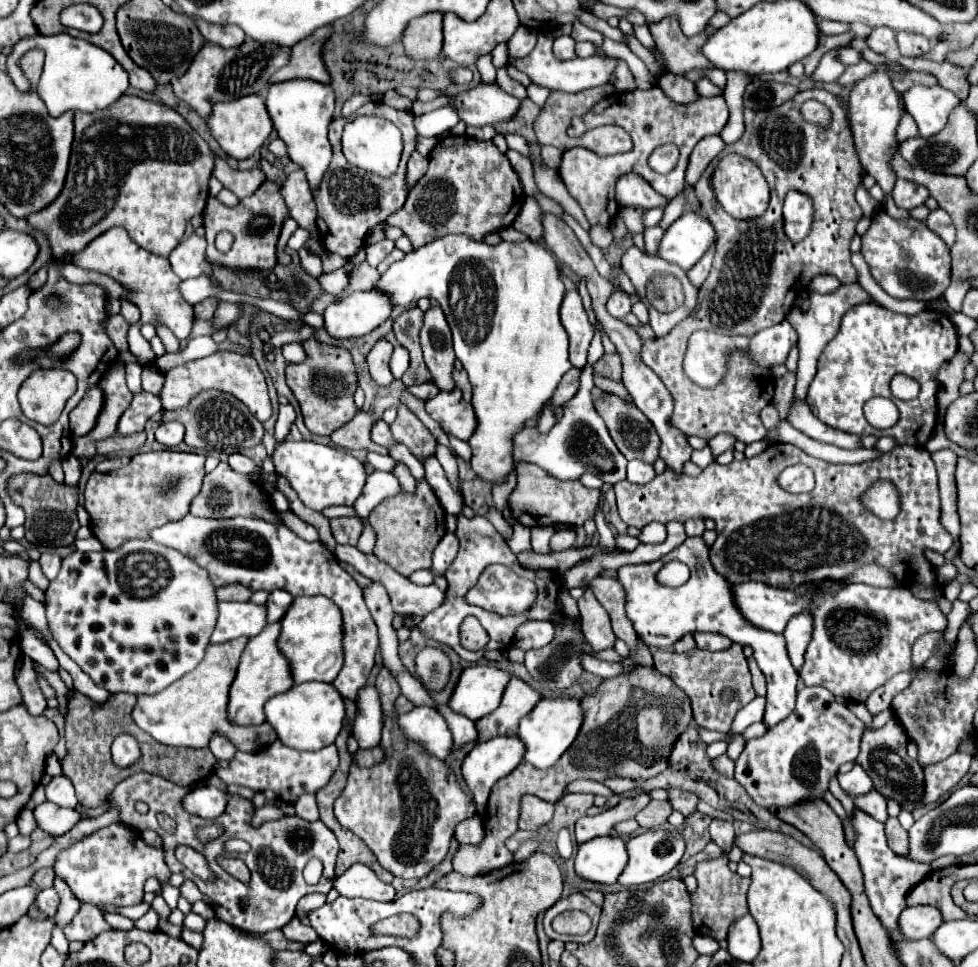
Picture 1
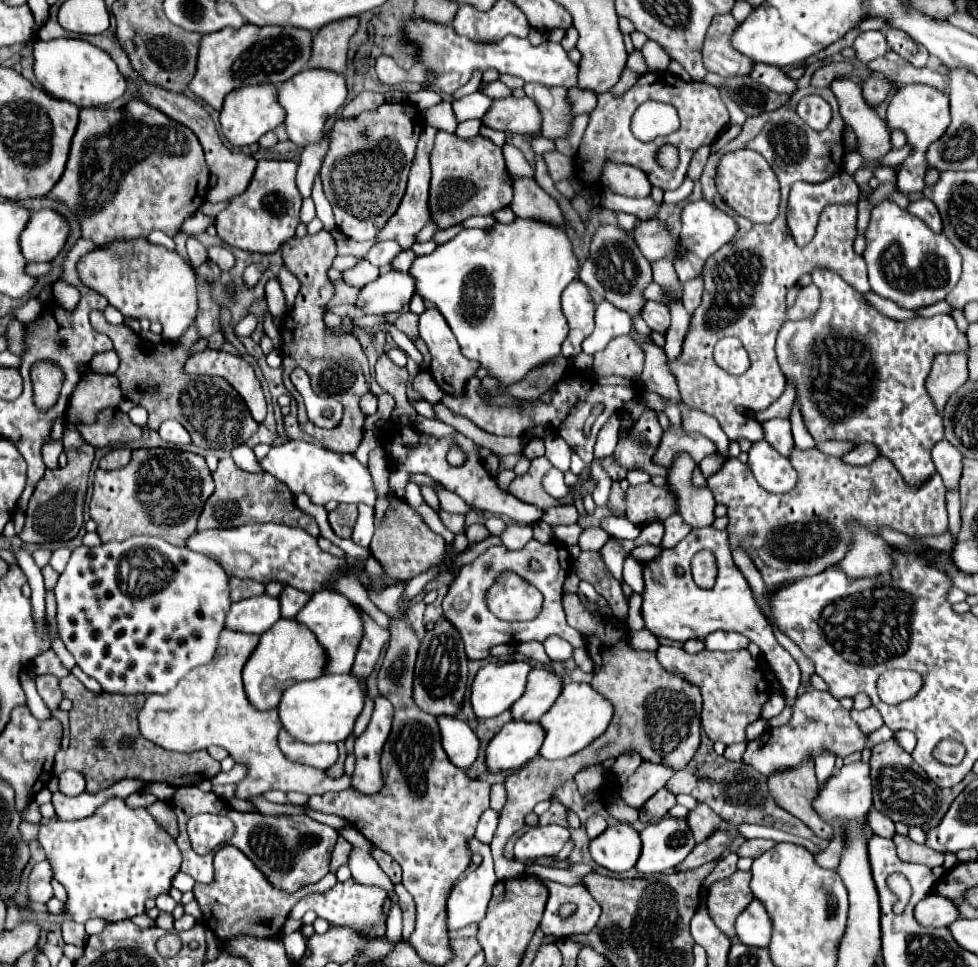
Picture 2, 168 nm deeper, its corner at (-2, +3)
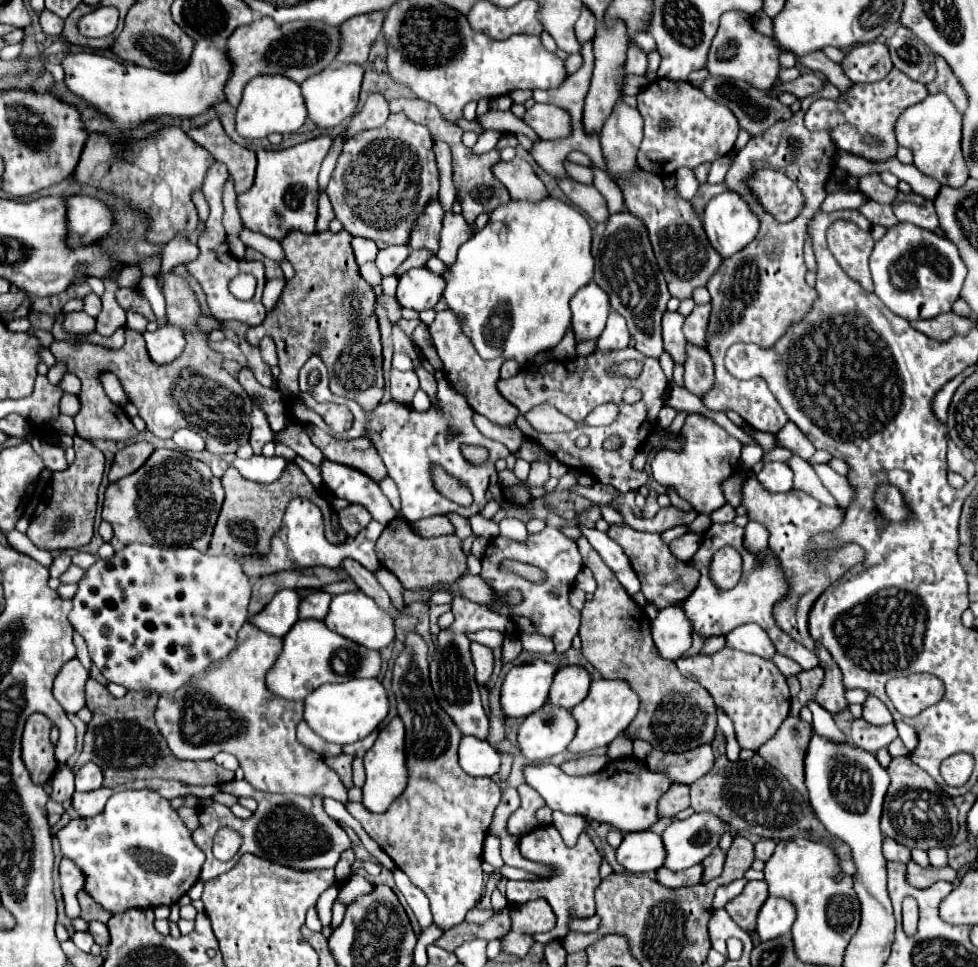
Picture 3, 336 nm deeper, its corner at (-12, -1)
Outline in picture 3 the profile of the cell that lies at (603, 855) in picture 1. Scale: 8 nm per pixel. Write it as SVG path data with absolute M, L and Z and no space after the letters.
M652 831L628 833L618 847L618 863L630 873L656 871L664 865L662 837Z

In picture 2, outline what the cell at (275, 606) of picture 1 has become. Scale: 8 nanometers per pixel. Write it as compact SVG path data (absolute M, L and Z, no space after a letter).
M284 587L278 599L280 599L282 617L296 617L296 613L306 605L310 595L302 593L302 591L294 589L294 587Z

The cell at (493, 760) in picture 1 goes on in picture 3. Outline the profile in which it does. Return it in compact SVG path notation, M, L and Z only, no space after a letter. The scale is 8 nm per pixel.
M546 703L524 719L518 731L518 743L530 761L544 761L566 751L574 735L576 721L572 721L570 709Z

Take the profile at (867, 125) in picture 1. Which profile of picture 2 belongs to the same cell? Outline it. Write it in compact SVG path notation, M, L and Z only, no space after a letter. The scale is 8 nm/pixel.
M882 201L872 209L862 257L868 263L872 291L904 309L928 307L942 301L958 283L962 263L960 253L942 233L934 233L920 217L900 209L892 201Z

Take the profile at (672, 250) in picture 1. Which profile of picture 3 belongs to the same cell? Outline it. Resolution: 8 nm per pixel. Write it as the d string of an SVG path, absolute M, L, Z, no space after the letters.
M724 191L710 199L702 219L710 243L724 259L744 249L760 229L758 217L734 191Z

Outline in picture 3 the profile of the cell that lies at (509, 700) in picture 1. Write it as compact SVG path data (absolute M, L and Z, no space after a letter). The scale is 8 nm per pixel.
M580 665L560 667L558 673L554 675L554 683L550 689L548 703L560 705L566 709L576 707L588 695L590 681L592 681L590 673Z

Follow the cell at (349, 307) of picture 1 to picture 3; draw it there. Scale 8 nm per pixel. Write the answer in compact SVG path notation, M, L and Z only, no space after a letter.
M410 269L398 279L396 299L402 307L424 311L432 309L444 293L444 279L434 275L430 269Z

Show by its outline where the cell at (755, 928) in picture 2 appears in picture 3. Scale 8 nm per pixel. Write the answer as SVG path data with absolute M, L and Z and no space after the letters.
M768 897L758 913L756 933L760 935L760 941L770 941L790 933L794 921L796 921L796 907L792 905L792 901L782 897Z

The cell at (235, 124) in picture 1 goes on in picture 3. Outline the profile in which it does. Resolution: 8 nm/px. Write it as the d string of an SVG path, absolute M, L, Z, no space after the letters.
M254 77L242 95L236 113L236 131L246 139L264 139L270 133L292 133L298 131L306 121L306 105L300 93L300 85L288 81L288 77Z

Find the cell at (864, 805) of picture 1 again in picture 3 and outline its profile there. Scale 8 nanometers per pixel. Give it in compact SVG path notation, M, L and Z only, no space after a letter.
M886 839L884 857L886 857L886 861L896 861L896 863L904 863L904 865L908 865L908 861L912 859L910 851L904 849L904 845L896 843L894 839Z

